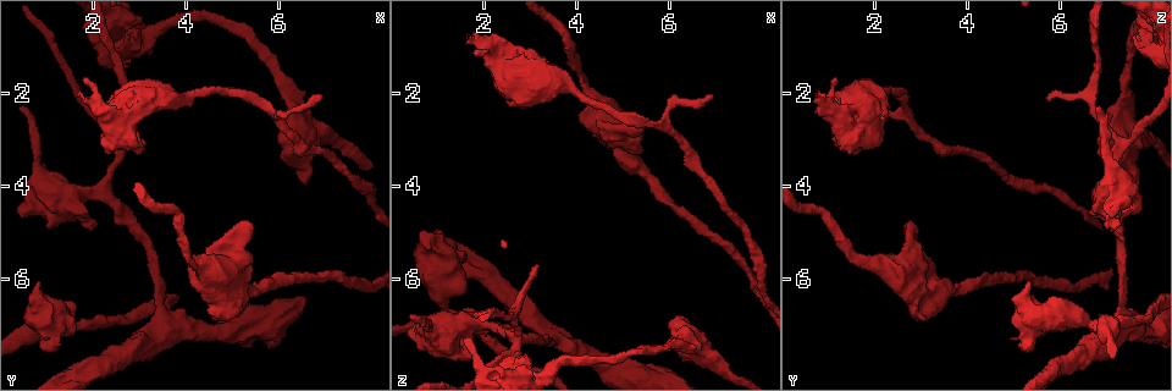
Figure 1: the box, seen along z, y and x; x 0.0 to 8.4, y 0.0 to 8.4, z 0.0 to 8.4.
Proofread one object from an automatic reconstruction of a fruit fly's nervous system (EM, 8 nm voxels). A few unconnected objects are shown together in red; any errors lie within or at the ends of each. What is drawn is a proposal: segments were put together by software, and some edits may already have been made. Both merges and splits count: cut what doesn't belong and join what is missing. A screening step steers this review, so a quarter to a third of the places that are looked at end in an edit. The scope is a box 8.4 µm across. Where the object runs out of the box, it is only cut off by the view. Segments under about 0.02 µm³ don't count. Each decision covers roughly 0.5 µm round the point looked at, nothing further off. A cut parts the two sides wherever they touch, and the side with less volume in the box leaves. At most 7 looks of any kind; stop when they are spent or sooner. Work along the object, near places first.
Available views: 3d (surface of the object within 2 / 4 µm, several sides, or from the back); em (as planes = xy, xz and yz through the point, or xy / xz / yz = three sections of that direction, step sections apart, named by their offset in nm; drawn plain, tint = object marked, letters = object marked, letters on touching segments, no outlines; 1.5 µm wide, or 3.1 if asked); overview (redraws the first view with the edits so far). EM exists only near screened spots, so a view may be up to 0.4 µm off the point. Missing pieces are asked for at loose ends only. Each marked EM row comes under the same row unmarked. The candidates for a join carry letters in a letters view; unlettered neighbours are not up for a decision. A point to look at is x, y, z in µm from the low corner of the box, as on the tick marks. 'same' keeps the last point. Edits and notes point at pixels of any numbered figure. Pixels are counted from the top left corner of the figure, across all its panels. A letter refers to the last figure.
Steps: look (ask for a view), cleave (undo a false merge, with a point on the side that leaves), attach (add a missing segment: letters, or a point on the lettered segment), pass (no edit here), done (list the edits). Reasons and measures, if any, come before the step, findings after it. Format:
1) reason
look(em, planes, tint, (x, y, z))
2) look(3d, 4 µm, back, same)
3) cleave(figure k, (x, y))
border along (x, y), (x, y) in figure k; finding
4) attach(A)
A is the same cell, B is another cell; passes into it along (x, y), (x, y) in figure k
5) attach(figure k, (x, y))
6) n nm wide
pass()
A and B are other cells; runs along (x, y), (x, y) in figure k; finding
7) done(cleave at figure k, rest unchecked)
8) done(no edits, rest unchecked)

thick end
look(3d, 4 µm, (1.25, 7.45, 5.05))

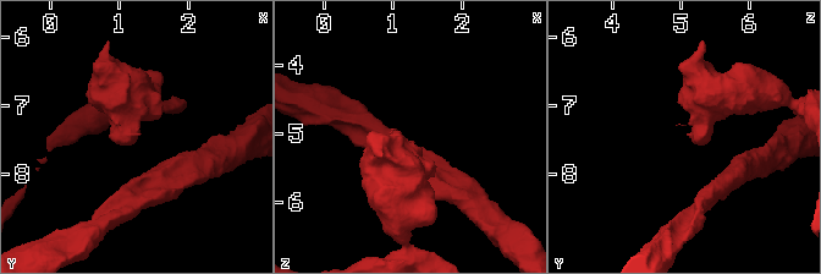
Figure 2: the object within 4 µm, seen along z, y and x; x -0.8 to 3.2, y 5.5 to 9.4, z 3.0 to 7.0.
look(em, xy, step 8, tint, (1.30, 7.40, 5.10))

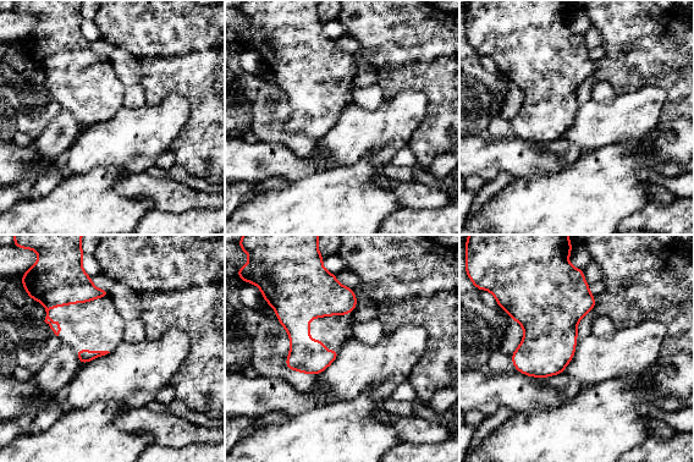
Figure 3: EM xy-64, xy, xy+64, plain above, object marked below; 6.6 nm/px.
look(em, planes, letters, same)

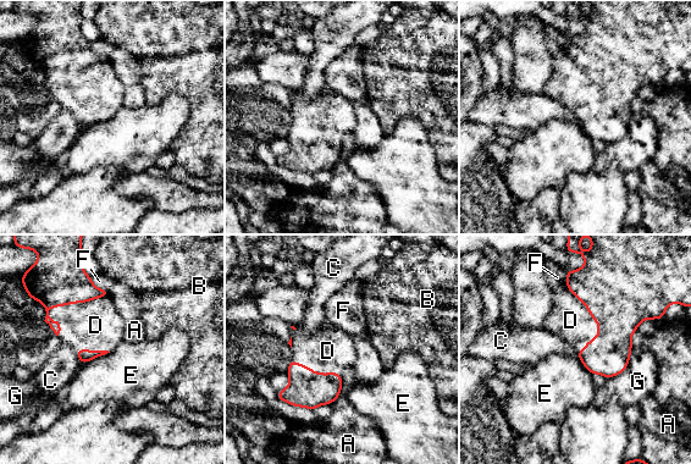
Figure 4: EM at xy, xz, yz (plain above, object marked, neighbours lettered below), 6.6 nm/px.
attach(D)
D is the same cell, A, B, C, E, F and G are other cells; passes into it along (56, 279), (65, 304), (95, 325) in figure 4; the neuron continues

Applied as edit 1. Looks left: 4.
sudden change in width
look(em, xz, step 8, tint, (0.75, 3.55, 7.05))

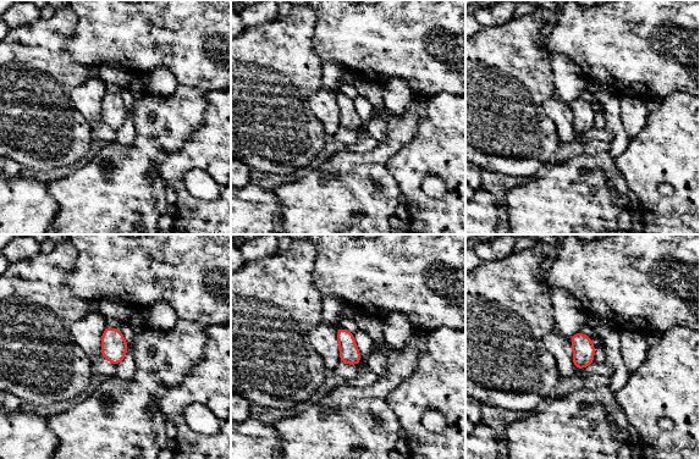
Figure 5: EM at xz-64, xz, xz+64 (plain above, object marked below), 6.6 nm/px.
cut it another way
look(em, planes, tint, same)

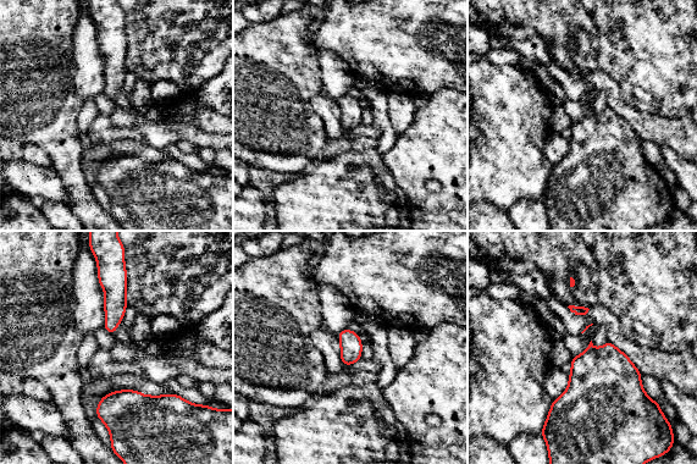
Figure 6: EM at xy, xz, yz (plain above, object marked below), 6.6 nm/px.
see the neighbours
look(em, planes, letters, same)

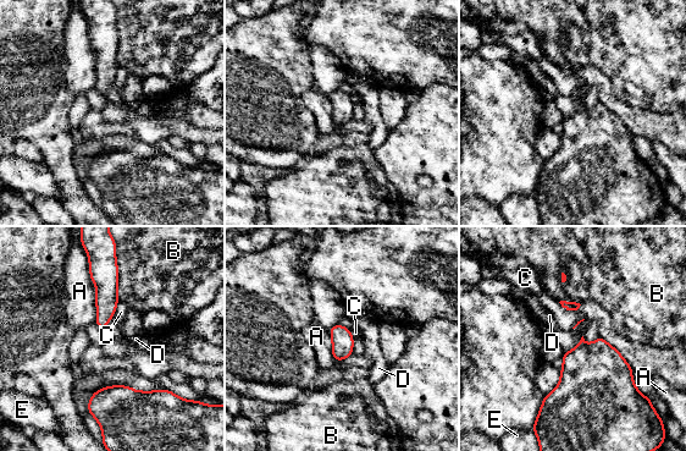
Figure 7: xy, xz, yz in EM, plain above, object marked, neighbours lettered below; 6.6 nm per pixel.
pass()
A, B, C, D and E are other cells; border along (88, 262), (95, 286), (95, 322) in figure 7; continuous, no second neuron

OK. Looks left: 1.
done(attach at figure 4, rest unchecked)

